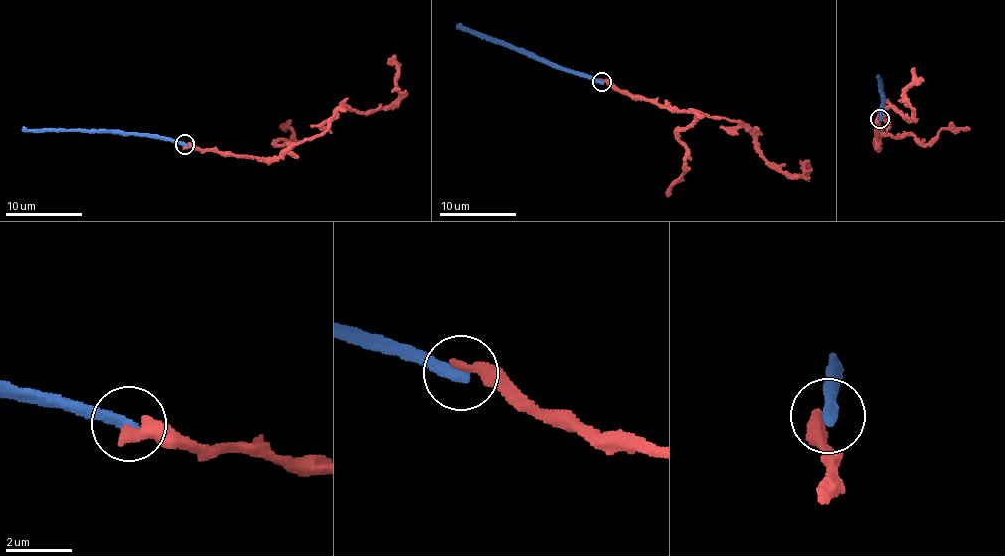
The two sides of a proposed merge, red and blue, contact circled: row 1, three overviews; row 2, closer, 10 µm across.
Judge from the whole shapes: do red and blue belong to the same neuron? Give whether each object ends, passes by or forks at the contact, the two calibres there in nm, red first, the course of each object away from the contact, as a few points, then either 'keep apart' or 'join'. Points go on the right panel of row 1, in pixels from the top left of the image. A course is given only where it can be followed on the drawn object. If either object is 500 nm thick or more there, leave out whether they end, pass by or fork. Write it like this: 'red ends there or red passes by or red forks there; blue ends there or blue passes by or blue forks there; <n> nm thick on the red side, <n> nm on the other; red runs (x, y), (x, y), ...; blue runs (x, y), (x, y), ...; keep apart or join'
red ends there; blue ends there; 380 nm thick on the red side, 360 nm on the other; red runs (879, 119), (876, 147), (875, 126), (889, 106), (913, 117), (905, 88), (914, 67); blue runs (881, 119), (886, 101), (882, 81), (877, 76); keep apart

